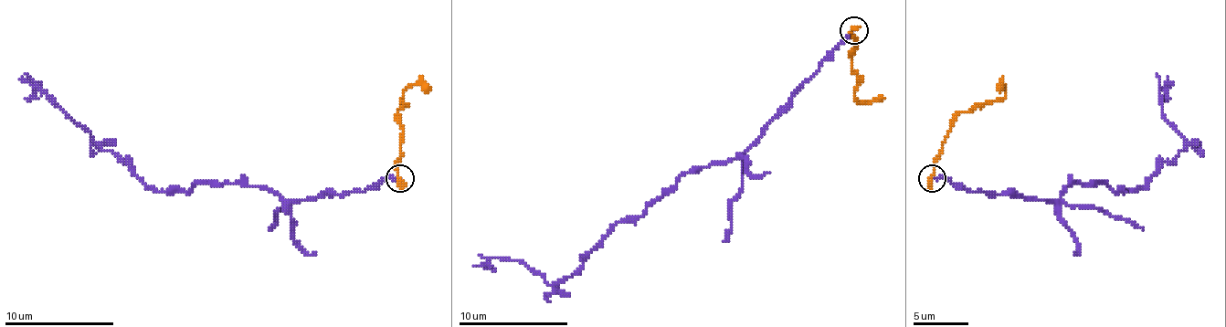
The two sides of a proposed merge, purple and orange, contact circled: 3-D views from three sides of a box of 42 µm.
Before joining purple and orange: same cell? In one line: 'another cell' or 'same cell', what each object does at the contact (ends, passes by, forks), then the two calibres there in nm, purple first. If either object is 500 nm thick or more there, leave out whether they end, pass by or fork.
another cell; purple ends there; orange ends there; 150 nm thick on the purple side, 400 nm on the other

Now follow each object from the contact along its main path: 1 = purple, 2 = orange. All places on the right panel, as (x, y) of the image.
1: (931, 178), (1057, 200), (1074, 184), (1137, 192), (1187, 142), (1162, 111), (1167, 79)
2: (931, 178), (934, 158), (950, 122), (961, 111), (1002, 98), (1002, 84), (999, 89)

